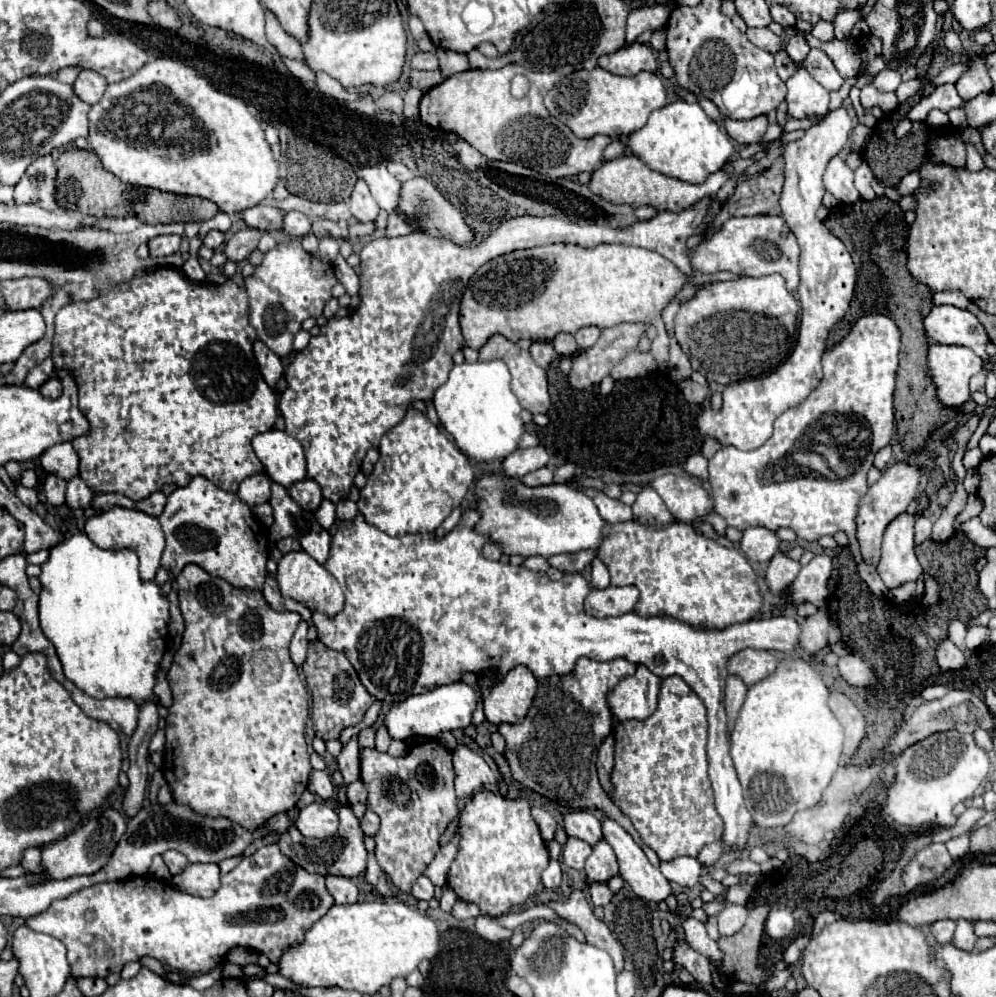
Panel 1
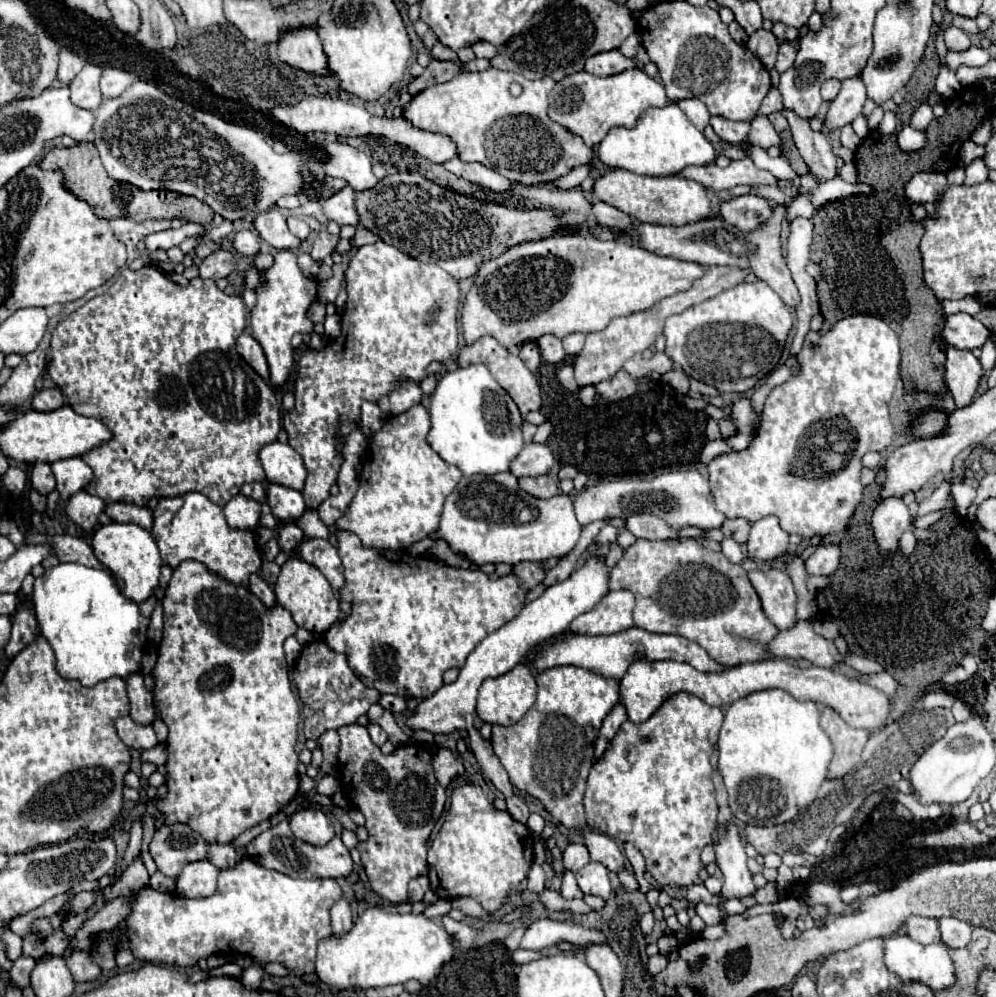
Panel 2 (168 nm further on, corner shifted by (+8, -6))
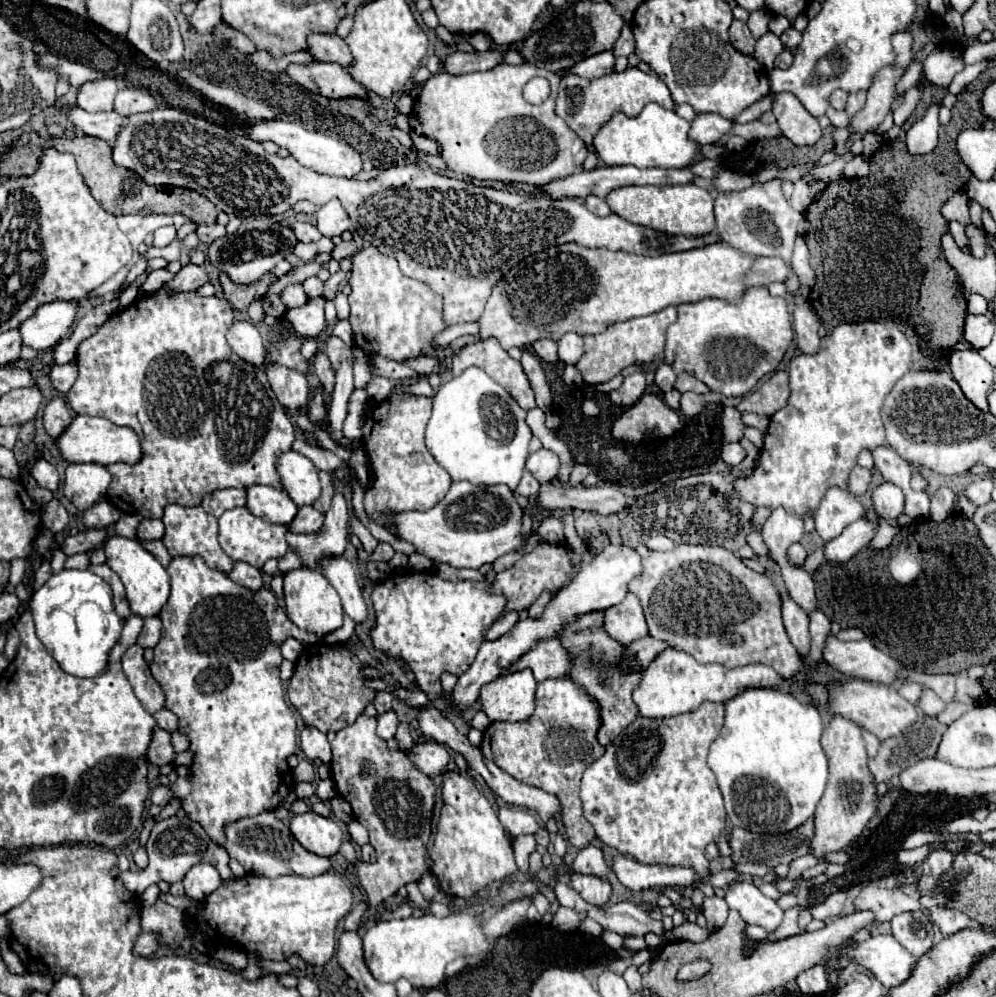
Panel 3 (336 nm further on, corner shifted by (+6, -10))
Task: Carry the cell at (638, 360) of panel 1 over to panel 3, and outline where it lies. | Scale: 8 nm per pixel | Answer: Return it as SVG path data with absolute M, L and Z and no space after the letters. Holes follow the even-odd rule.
M636 372L636 374L626 376L622 386L618 390L610 392L608 398L618 406L632 406L632 404L636 404L636 400L640 400L640 396L644 394L644 388L646 388L644 374Z

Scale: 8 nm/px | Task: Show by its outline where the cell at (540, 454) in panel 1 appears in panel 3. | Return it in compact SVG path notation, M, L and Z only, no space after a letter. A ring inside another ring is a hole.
M540 448L538 452L530 454L526 460L526 470L540 482L546 484L556 478L558 474L558 456L546 448Z

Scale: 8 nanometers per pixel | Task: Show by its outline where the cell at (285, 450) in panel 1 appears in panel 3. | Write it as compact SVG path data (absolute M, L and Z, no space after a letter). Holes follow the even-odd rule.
M292 450L280 454L276 460L276 472L282 488L298 506L312 504L320 496L318 470L306 456Z

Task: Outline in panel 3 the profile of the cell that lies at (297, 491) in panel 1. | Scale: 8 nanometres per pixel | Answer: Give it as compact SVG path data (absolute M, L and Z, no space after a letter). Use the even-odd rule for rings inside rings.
M250 486L248 510L266 522L288 526L294 520L298 506L284 490L272 486Z

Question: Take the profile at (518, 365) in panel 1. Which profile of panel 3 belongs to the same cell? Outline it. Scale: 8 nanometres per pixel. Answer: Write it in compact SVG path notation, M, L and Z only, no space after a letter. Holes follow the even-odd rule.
M496 338L468 344L454 354L454 364L452 364L454 376L458 376L470 366L478 366L484 372L488 372L488 376L496 380L520 404L520 408L524 410L536 408L534 390L522 370L522 364L510 358L508 352L502 350Z

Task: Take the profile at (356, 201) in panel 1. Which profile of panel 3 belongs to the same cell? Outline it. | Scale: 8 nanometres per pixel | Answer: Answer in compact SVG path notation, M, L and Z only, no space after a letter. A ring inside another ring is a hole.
M330 200L328 204L324 204L318 212L316 212L316 218L318 218L318 230L322 236L340 236L342 232L350 230L350 218L348 214L344 212L340 200Z

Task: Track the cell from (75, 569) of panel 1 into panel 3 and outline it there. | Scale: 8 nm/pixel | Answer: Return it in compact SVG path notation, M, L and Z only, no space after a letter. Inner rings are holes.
M62 570L32 596L36 634L66 674L94 678L108 670L108 656L120 642L124 620L116 614L110 586L90 570Z

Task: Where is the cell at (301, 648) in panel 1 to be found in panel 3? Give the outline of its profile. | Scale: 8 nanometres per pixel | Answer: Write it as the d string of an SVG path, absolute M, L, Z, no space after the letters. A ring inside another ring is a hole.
M288 638L288 640L280 646L280 650L282 650L282 656L284 656L286 660L296 662L298 656L300 656L300 652L302 652L302 644L300 644L298 640L294 640L294 638Z

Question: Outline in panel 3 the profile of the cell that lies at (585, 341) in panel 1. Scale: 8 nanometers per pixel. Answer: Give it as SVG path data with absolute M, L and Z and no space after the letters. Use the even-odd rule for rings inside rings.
M568 332L564 334L560 340L558 340L558 356L562 362L566 364L576 364L582 356L582 346L584 346L584 340L580 334L576 332Z

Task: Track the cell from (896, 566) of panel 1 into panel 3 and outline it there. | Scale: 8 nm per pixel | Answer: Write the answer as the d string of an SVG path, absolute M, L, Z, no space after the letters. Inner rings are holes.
M890 482L874 488L872 504L880 518L900 518L904 514L904 494L898 486Z

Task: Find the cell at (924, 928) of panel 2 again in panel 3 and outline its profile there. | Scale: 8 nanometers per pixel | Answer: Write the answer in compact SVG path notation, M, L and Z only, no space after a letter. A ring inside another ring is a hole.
M904 912L892 918L894 938L914 956L922 956L932 948L932 924L922 912Z

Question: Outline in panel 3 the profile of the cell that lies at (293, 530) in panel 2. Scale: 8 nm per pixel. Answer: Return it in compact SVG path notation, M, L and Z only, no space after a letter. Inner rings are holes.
M300 506L298 514L290 522L288 530L296 532L296 534L312 534L312 532L320 530L322 522L324 522L324 516L318 510L314 510L312 506Z

